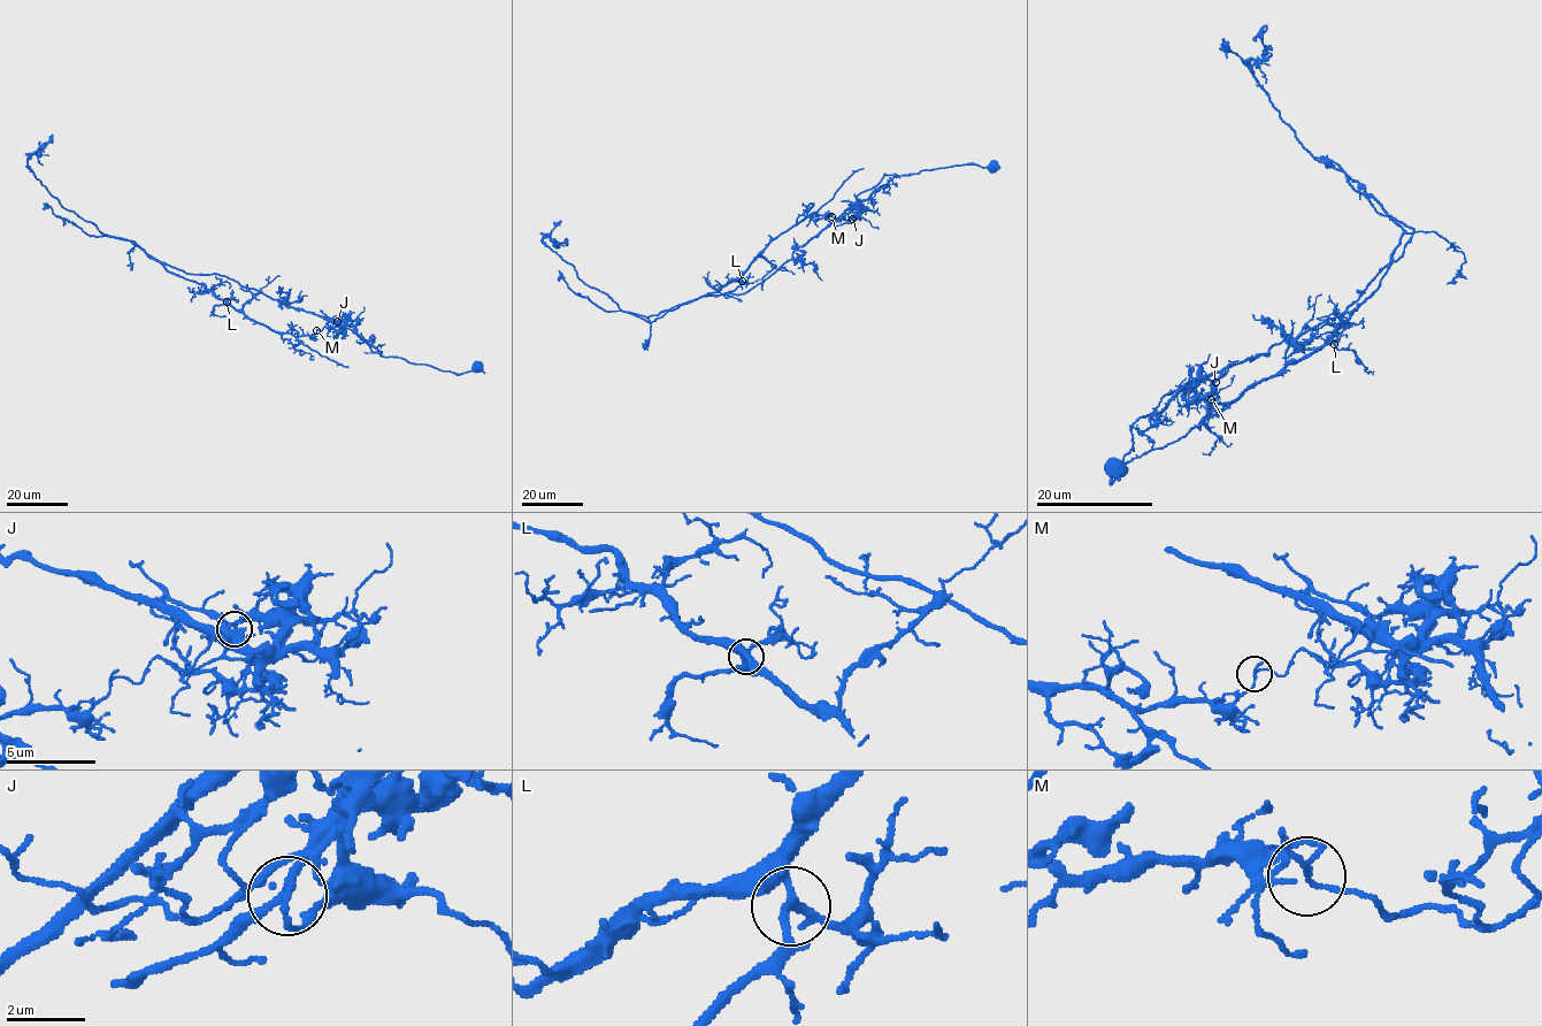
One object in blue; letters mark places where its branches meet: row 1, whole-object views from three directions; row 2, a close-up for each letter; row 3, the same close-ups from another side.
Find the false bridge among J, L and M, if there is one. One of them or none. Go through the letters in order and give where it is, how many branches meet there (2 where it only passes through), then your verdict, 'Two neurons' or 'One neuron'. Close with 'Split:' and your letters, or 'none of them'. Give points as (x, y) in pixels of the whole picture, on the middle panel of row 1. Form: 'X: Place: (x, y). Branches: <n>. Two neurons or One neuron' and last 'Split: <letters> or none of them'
J: Place: (852, 219). Branches: 3. One neuron
L: Place: (742, 281). Branches: 3. One neuron
M: Place: (831, 216). Branches: 2. Two neurons
Split: M

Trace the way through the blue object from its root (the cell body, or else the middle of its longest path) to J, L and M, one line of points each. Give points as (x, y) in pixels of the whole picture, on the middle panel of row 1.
J: (992, 166), (956, 165), (914, 174), (884, 175), (874, 186), (857, 196), (859, 208), (852, 219)
L: (992, 166), (956, 165), (884, 175), (857, 196), (858, 212), (846, 220), (808, 215), (779, 234), (742, 281)
M: (992, 166), (956, 165), (884, 175), (857, 196), (854, 214), (846, 220), (831, 216)

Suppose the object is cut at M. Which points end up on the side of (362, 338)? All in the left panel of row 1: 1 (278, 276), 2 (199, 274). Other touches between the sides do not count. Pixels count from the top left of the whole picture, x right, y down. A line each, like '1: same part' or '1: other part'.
1: other part
2: same part

